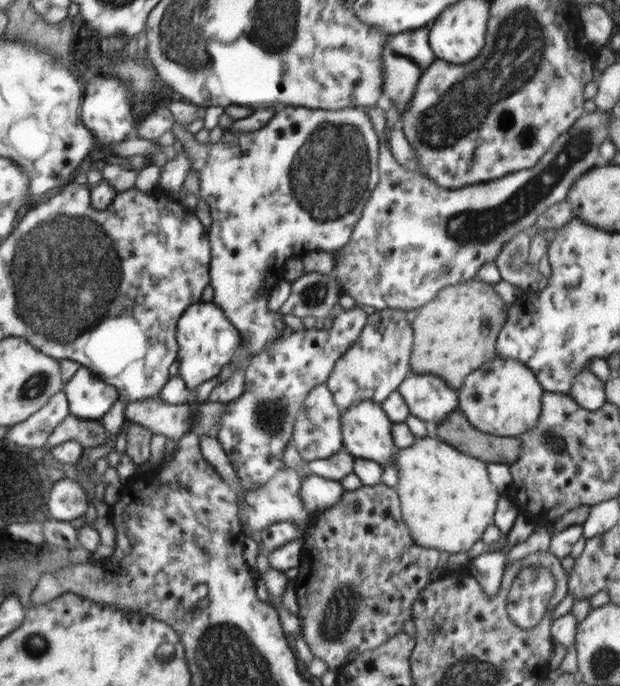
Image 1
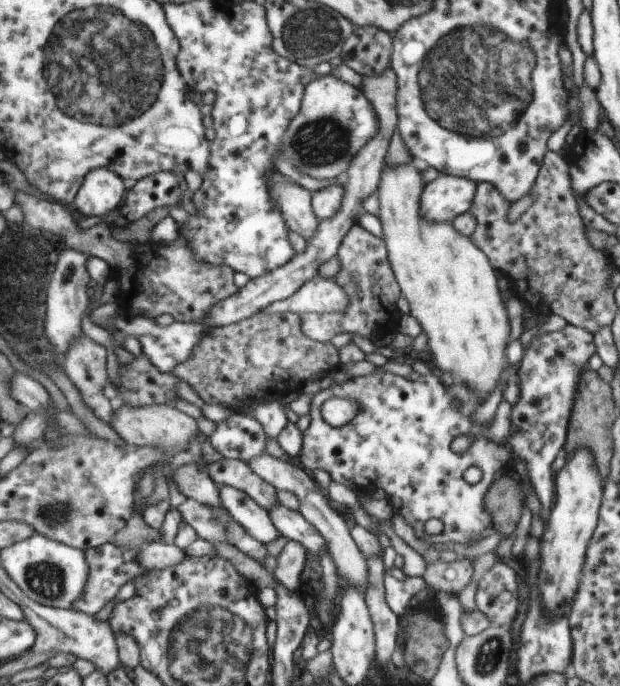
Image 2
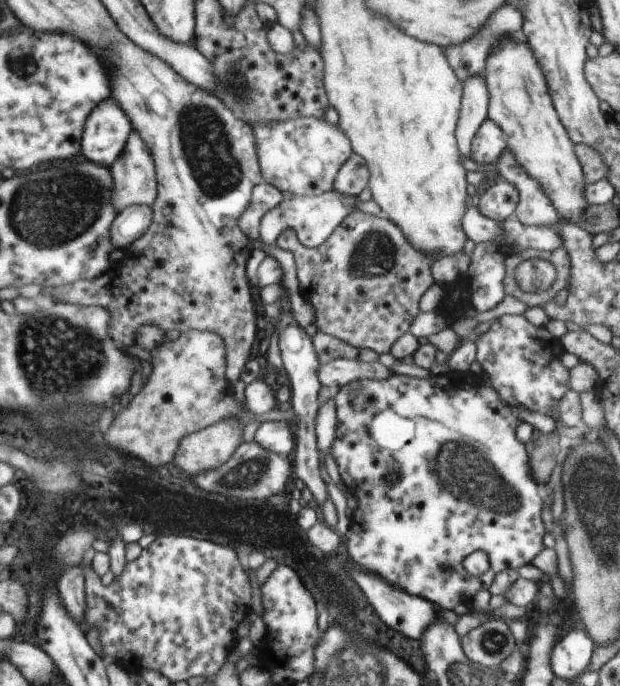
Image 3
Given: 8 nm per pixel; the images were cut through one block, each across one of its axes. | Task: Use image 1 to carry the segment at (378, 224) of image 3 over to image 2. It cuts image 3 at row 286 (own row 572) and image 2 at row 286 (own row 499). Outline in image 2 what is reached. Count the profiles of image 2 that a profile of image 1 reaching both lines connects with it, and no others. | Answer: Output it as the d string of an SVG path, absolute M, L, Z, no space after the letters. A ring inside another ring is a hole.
M355 222L347 234L343 236L341 244L337 247L336 255L340 270L332 279L349 296L347 308L343 312L300 313L301 332L307 338L317 342L327 342L339 333L350 333L371 339L373 330L377 330L375 326L385 324L385 327L381 328L383 335L390 334L391 328L388 329L387 326L391 324L393 316L397 316L397 314L395 312L381 312L381 310L389 310L395 306L395 300L399 298L399 288L395 284L395 275L391 274L391 270L389 270L383 242L379 240L379 237L369 234L369 231Z

